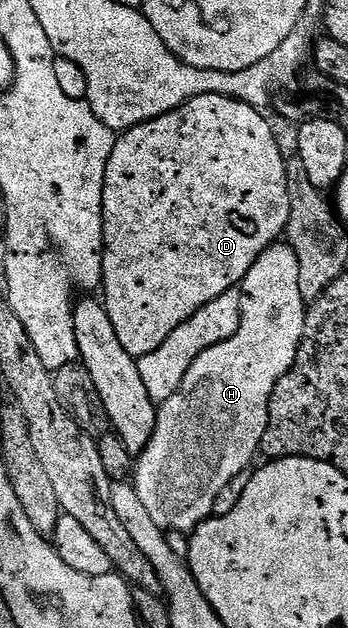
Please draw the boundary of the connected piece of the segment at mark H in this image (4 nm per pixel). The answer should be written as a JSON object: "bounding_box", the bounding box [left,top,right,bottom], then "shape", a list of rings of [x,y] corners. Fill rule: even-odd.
{"bounding_box":[133,241,308,533],"shape":[[[280,241],[266,247],[243,278],[241,325],[237,325],[237,333],[233,333],[229,341],[221,341],[221,345],[205,349],[205,353],[189,365],[189,373],[185,373],[181,389],[177,389],[177,393],[173,393],[173,397],[158,408],[153,437],[133,467],[133,485],[149,517],[157,521],[162,531],[190,533],[212,518],[213,505],[221,489],[236,482],[240,478],[238,475],[252,466],[250,463],[255,455],[260,454],[259,446],[269,421],[271,394],[277,381],[289,373],[305,329],[308,304],[301,297],[300,274],[297,253],[293,253],[286,242]]]}

